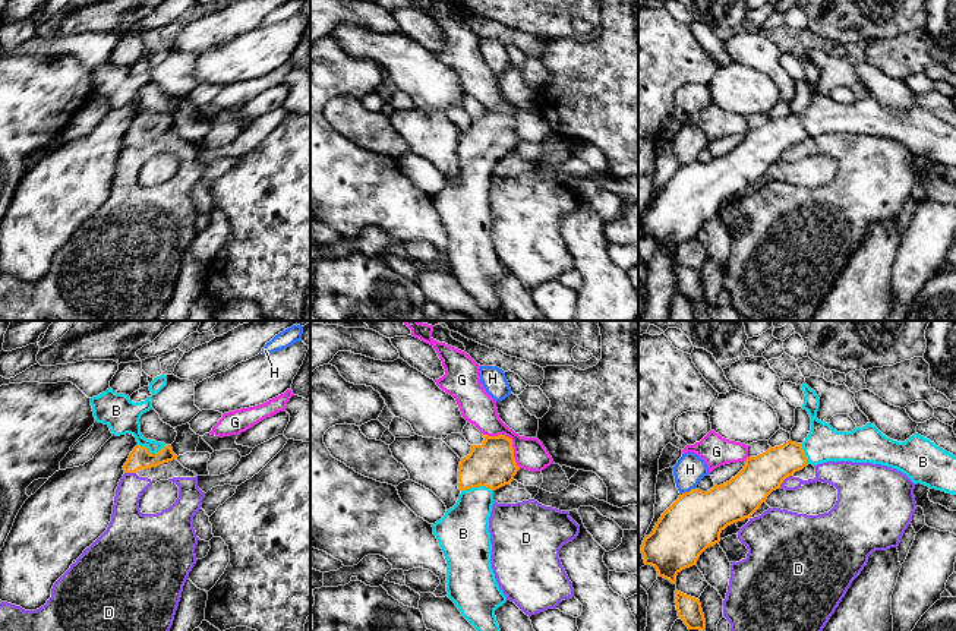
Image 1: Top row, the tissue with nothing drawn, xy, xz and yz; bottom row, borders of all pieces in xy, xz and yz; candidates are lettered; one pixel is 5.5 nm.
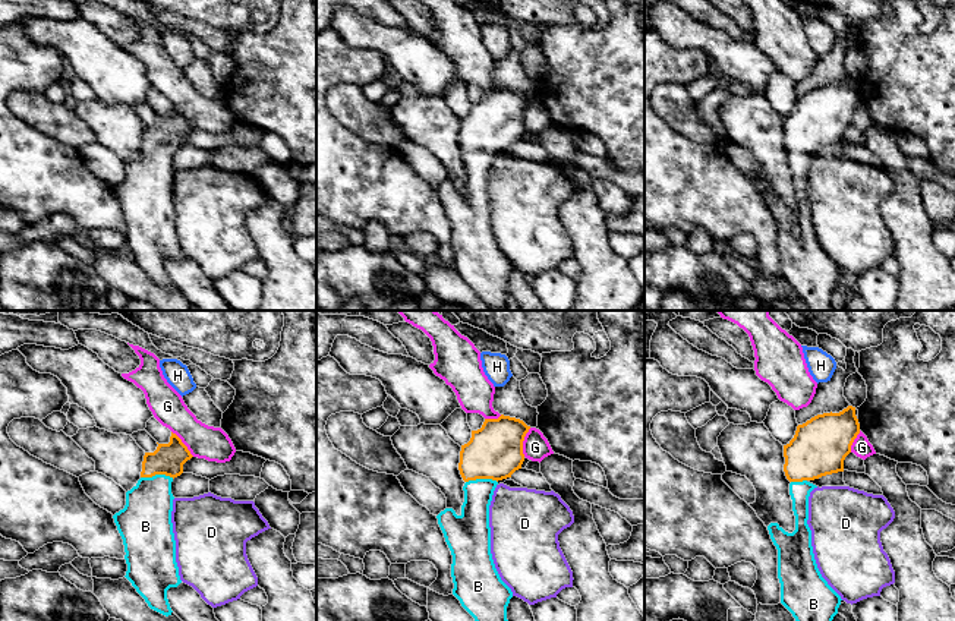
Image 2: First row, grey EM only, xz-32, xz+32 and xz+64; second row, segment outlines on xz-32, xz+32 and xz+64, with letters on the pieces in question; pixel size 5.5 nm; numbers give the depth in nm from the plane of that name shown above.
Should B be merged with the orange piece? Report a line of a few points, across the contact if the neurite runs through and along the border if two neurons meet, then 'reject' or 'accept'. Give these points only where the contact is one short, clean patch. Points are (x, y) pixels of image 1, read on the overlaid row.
xz (492, 464), (476, 486), (475, 505), (464, 529) | accept

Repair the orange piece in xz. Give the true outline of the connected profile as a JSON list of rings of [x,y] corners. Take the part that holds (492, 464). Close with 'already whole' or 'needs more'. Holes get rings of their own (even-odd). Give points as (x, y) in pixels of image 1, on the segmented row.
[[[483,435],[483,438],[483,444],[471,445],[470,454],[460,461],[458,489],[461,493],[457,504],[447,509],[432,527],[448,564],[445,581],[448,597],[477,631],[501,631],[495,611],[507,602],[507,596],[499,589],[490,564],[489,517],[493,492],[509,485],[520,467],[514,458],[511,438],[505,435]]]; needs more

